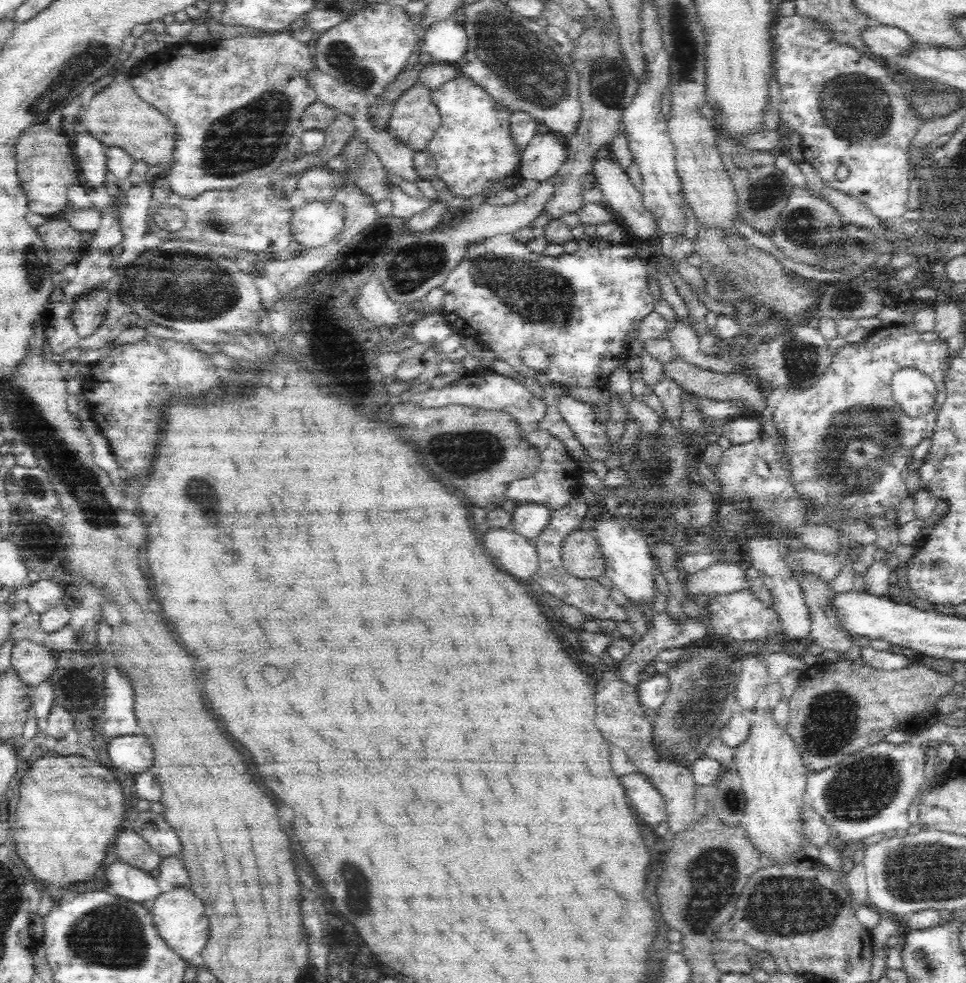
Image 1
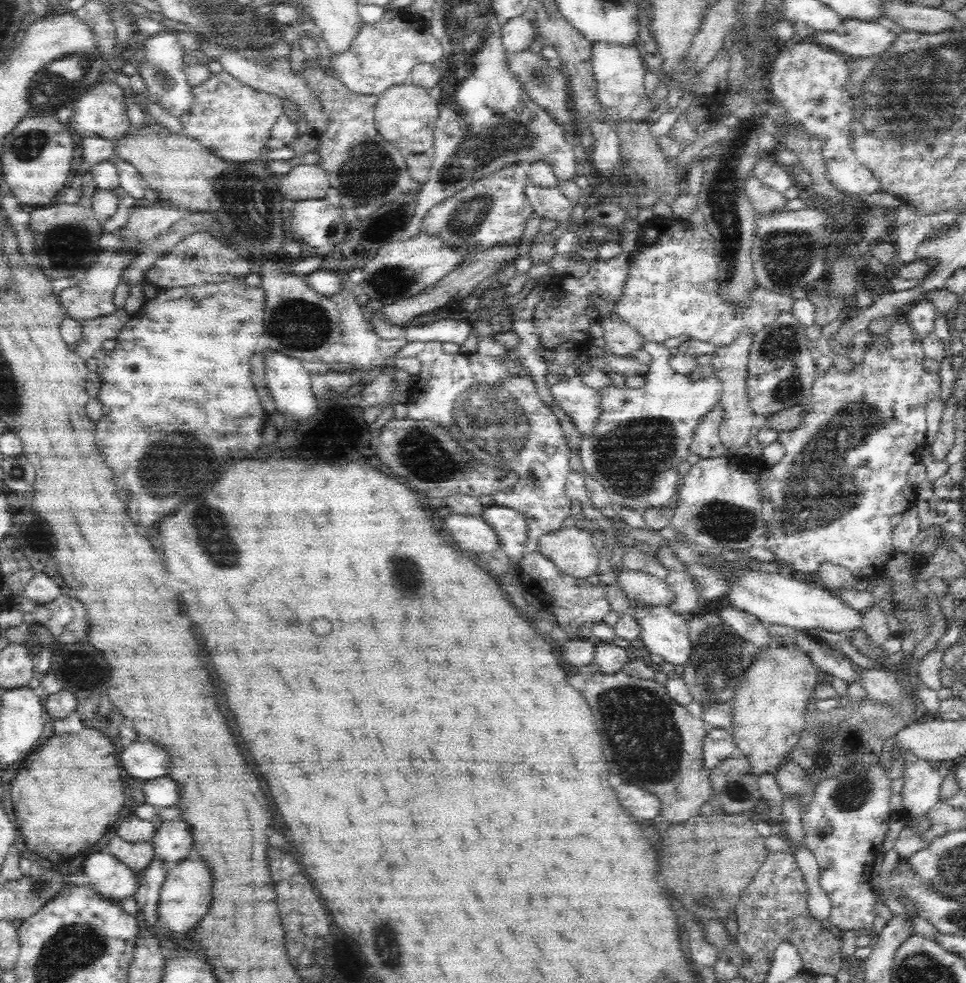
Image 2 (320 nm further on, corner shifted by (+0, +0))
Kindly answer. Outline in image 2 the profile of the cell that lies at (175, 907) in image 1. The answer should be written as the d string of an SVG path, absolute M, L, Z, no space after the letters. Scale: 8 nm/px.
M195 855L169 866L166 880L159 896L158 914L161 921L172 933L189 933L206 914L212 902L213 872L211 866Z

